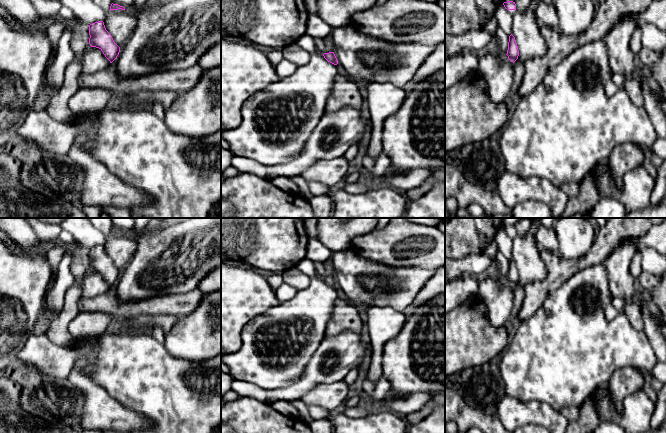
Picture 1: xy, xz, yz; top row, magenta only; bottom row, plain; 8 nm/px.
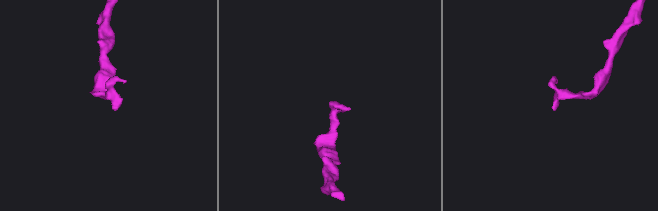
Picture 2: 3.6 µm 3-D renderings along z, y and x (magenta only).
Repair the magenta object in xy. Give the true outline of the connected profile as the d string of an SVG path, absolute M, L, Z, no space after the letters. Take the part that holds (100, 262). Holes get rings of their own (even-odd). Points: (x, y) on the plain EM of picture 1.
M98 245L89 249L89 268L99 272L105 281L112 287L120 276L120 271L114 266L110 257L106 254L104 246Z

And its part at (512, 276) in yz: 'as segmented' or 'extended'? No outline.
as segmented

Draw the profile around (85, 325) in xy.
M100 311L79 312L70 322L69 330L77 340L99 337L111 322L111 316Z

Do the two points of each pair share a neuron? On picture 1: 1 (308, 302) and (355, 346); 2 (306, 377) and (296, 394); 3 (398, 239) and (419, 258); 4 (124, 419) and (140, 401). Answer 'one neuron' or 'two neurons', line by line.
1: two neurons
2: one neuron
3: one neuron
4: two neurons

